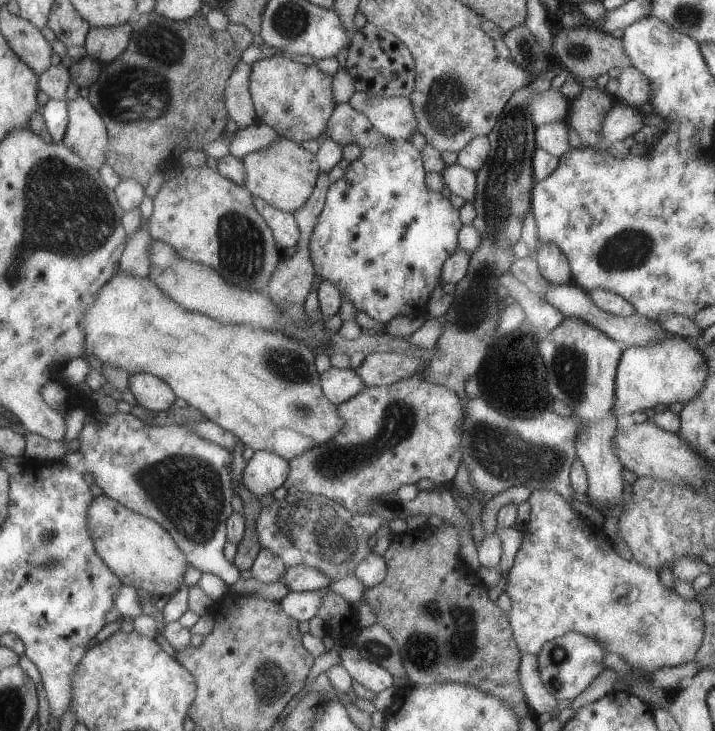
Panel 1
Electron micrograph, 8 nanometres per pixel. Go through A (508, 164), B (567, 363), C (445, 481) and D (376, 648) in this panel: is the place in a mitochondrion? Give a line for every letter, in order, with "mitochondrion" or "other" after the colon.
A: mitochondrion
B: mitochondrion
C: other
D: mitochondrion

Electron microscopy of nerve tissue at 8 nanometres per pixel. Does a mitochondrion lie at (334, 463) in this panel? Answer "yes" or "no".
yes

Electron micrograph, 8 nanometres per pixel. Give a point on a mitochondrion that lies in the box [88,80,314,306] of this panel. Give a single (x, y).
(242, 242)

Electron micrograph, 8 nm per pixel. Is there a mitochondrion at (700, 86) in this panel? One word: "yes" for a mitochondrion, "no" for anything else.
no

